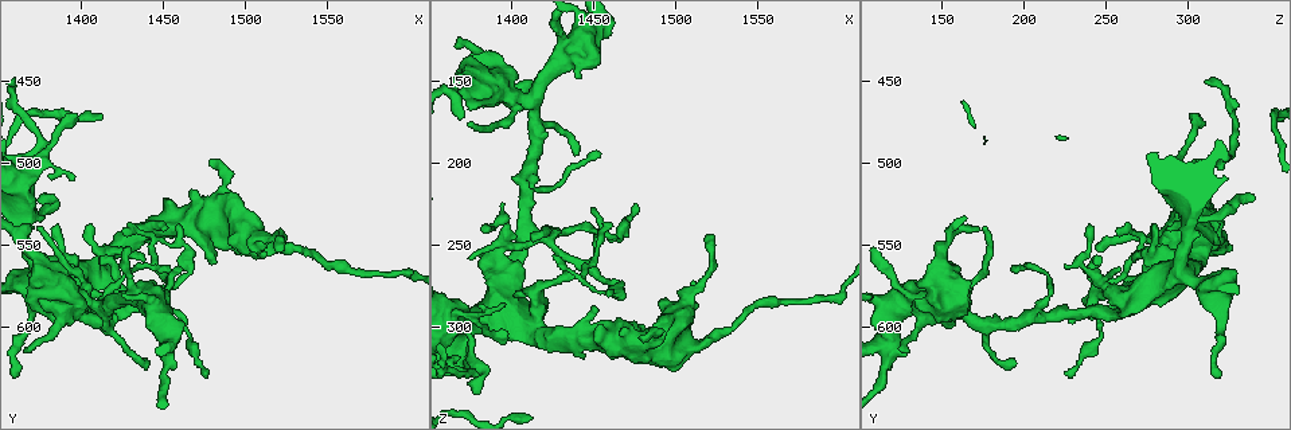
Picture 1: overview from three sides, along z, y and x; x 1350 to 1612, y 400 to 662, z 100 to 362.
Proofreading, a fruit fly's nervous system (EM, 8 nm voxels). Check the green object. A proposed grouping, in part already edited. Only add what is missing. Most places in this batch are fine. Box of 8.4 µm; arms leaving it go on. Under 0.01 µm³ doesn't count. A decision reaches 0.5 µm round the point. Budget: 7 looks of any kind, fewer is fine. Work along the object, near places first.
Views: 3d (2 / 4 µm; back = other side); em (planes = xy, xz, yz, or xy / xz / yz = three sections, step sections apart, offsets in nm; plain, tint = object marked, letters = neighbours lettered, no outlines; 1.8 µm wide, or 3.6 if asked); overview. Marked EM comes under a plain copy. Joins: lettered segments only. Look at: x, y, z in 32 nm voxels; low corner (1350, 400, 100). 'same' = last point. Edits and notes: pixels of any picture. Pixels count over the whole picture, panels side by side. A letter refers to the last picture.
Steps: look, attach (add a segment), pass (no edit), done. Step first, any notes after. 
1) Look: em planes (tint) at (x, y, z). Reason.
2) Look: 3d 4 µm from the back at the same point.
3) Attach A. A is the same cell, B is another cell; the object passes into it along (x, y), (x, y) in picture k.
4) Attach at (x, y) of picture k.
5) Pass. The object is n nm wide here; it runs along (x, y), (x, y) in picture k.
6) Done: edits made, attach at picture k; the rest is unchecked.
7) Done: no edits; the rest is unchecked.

Look: em xy step 16 (tint) at (1406, 592, 238). Two arms at a narrow angle.

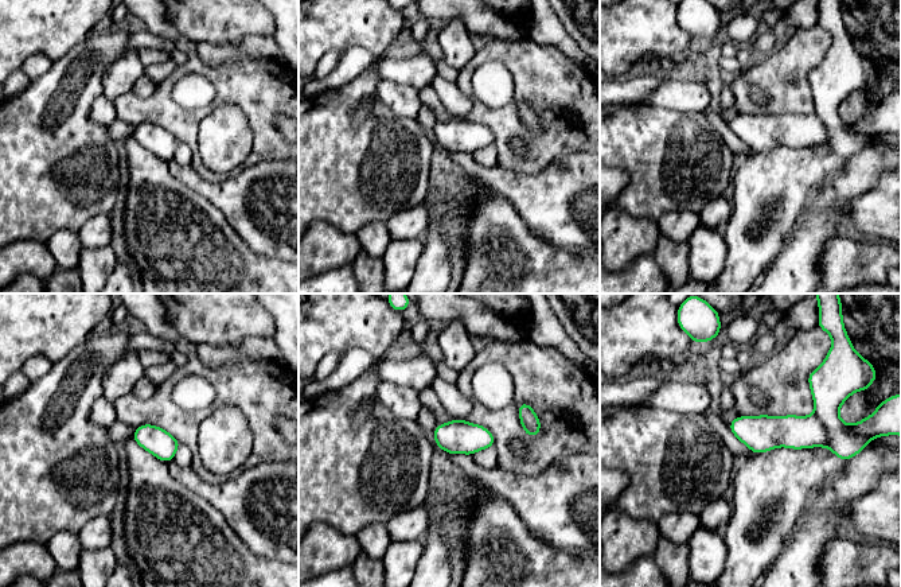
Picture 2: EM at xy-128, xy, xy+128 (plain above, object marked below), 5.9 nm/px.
Look: em planes (letters) at the same point.

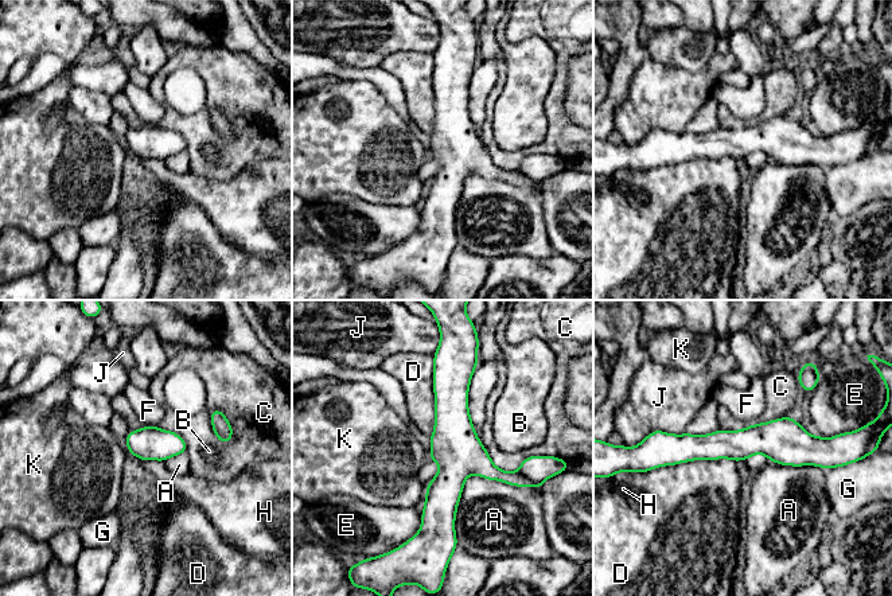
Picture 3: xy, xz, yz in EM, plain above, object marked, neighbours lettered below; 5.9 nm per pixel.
Pass. The object is 190 nm wide here; A, B, C, D, E, F, G, H, J and K are other cells; no lettered segment goes on from it.

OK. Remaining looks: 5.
Look: 3d 2 µm at (1414, 590, 162). Calibre changes.

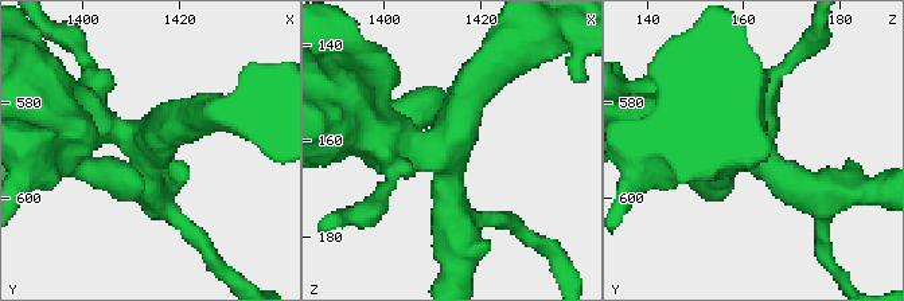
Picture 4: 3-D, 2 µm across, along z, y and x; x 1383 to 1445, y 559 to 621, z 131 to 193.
Look: em 3.6 µm planes (letters) at (1413, 590, 162).

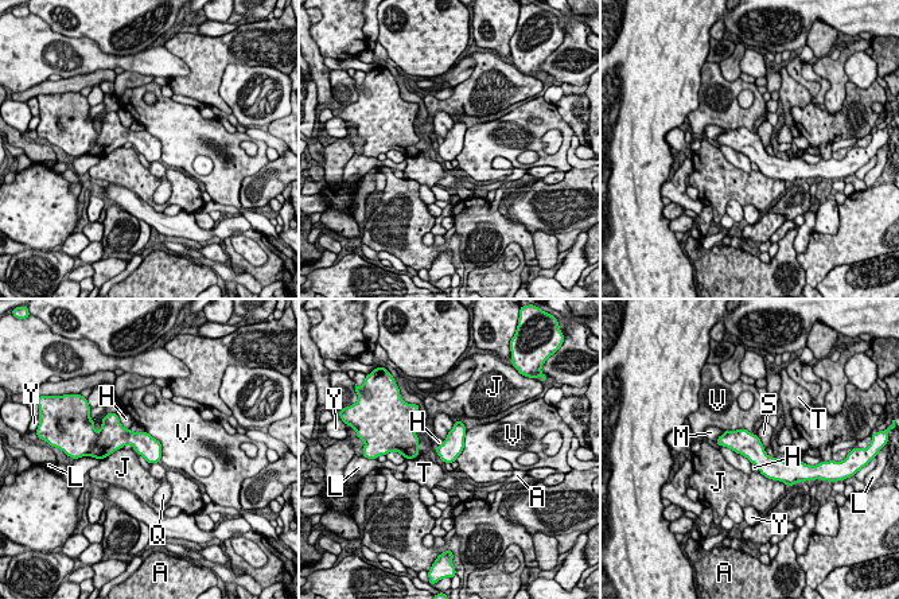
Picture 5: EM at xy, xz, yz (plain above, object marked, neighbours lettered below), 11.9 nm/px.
Pass. A, H, J, L, M, Q, S, T, V and Y are other cells; it runs along (720, 440), (743, 442), (781, 474) in picture 5; none of them fits.

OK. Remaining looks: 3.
Look: em planes (tint) at (1416, 560, 284). A fork.

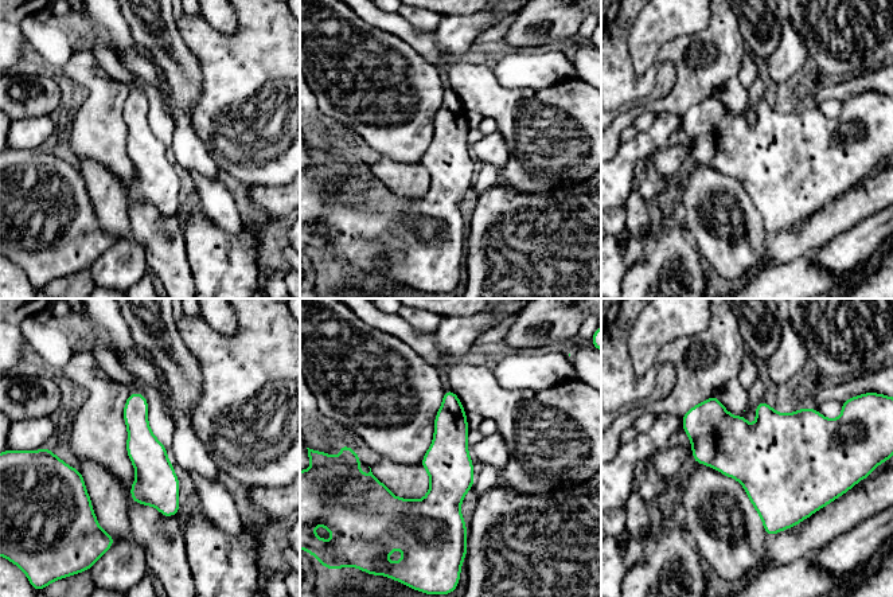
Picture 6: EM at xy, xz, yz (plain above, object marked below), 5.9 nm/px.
Look: em planes (letters) at the same point.

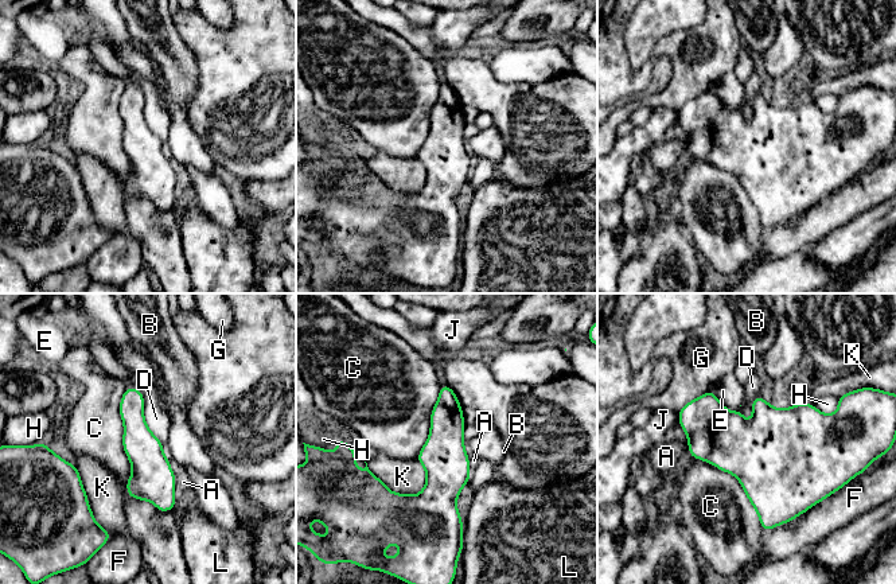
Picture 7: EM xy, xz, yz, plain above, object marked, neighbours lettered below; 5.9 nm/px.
Pass. A, B, C, D, E, F, G, H, J, K and L are other cells; a border runs along (140, 389), (144, 421), (163, 443) in picture 7; no lettered segment goes on from it.

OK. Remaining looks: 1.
Done: no edits; the rest is unchecked.

